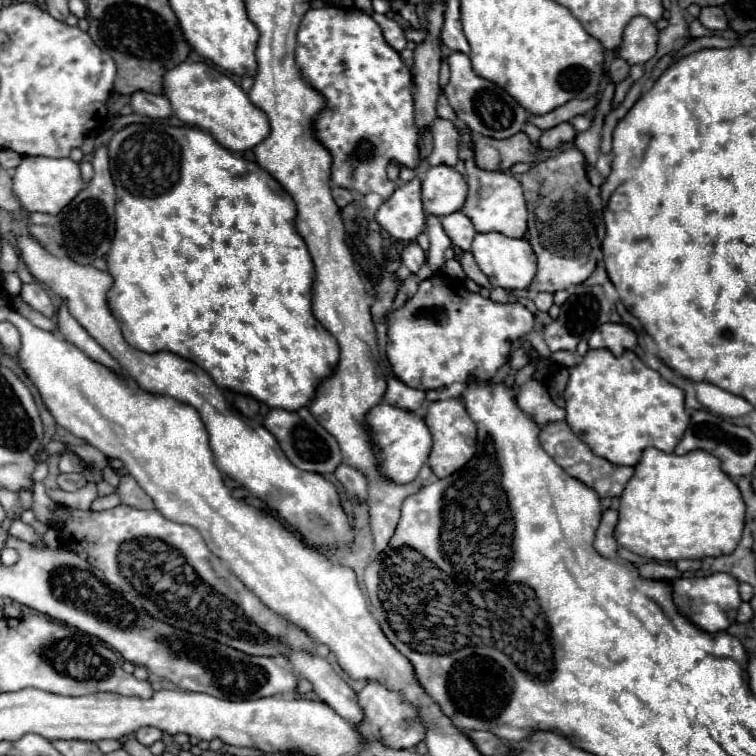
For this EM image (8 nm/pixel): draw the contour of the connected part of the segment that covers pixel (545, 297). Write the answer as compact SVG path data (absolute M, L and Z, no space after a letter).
M541 291L541 293L533 295L533 301L535 301L535 305L537 305L539 311L549 311L549 307L553 305L553 295Z

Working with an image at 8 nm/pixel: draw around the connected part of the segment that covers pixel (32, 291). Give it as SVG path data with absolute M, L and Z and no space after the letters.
M29 283L29 285L23 285L21 289L21 297L25 303L29 303L35 311L43 313L45 317L53 317L55 315L55 305L49 297L49 293L45 291L45 287L41 283Z

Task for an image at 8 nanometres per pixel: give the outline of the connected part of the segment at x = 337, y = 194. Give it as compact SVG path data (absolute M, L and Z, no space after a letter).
M333 185L333 199L335 199L335 203L339 207L347 207L347 205L351 205L355 201L355 197L353 197L353 193L349 189L337 187L337 185Z

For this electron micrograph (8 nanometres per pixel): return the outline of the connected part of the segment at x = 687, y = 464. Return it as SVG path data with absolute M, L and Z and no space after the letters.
M655 447L643 451L641 461L635 465L635 475L629 479L621 495L619 523L615 527L615 539L621 547L657 561L679 559L703 559L731 553L743 531L745 503L737 485L723 473L719 459L707 451L691 451L683 457L675 453L663 453Z

